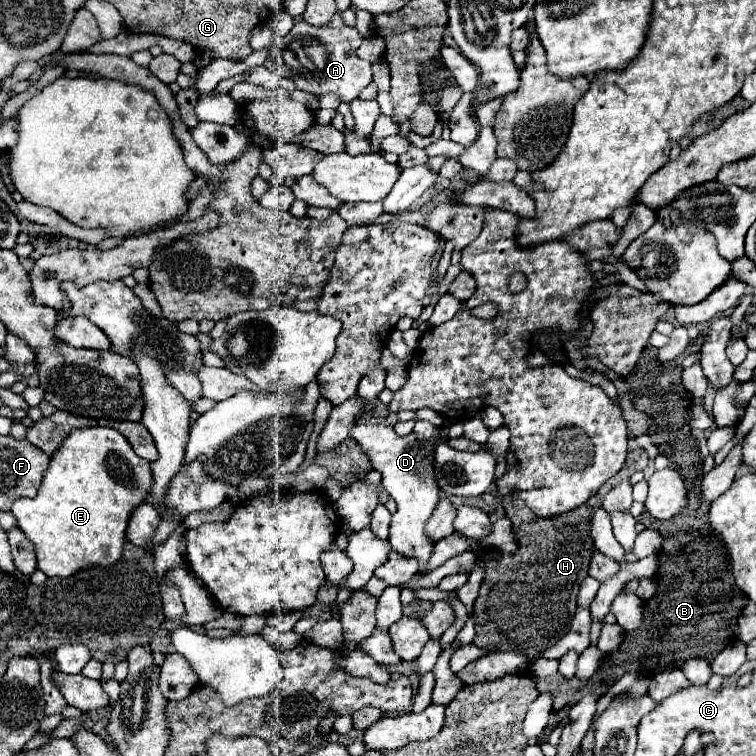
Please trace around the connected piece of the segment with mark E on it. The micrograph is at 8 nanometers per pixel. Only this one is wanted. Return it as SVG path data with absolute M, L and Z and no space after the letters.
M111 427L75 429L53 453L37 497L19 499L11 507L11 513L15 515L19 529L35 545L37 567L47 577L71 577L79 569L87 569L93 565L107 567L121 557L129 515L135 505L151 497L151 483L153 479L149 461L137 457L129 441L121 437L119 431Z

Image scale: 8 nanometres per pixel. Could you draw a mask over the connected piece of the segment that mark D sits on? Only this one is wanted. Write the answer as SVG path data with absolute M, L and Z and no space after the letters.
M357 423L353 425L353 429L349 429L349 437L359 443L363 453L369 457L373 469L383 475L383 487L397 503L397 513L391 519L389 531L391 547L405 557L415 557L421 563L419 569L423 569L433 551L433 543L425 537L423 527L439 501L439 487L433 479L433 445L441 439L447 439L447 429L443 427L439 435L431 441L421 441L415 437L415 433L401 437L393 431L393 427L387 425Z

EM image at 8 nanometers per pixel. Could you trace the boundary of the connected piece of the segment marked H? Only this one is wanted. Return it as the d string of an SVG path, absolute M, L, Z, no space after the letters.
M631 445L625 467L595 493L595 505L581 505L569 511L565 527L563 517L555 517L547 519L537 529L537 521L541 519L535 517L533 523L521 523L515 527L519 547L511 557L485 557L483 551L485 579L473 607L477 633L473 645L485 649L487 653L523 653L527 655L527 665L533 665L547 647L555 645L563 635L567 635L577 611L577 591L581 581L587 577L593 551L587 521L613 485L641 469L645 469L645 453L641 447Z

